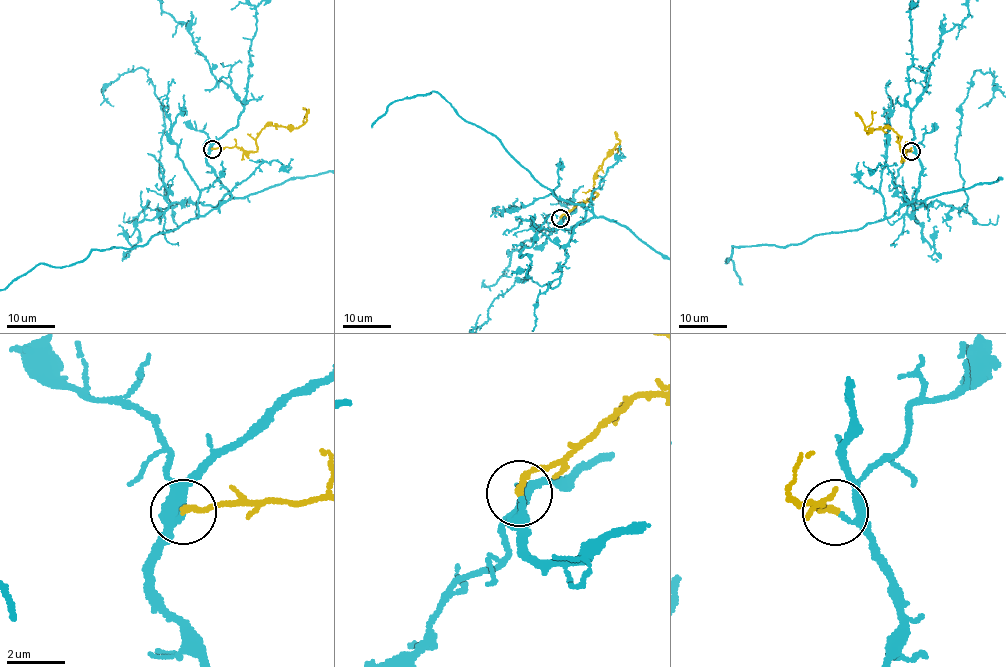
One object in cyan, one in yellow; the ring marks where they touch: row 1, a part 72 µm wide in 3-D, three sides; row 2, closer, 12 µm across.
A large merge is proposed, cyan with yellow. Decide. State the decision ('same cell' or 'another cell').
same cell

